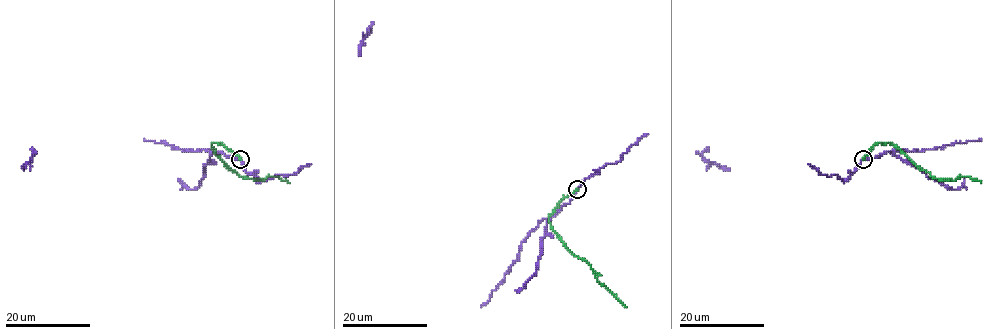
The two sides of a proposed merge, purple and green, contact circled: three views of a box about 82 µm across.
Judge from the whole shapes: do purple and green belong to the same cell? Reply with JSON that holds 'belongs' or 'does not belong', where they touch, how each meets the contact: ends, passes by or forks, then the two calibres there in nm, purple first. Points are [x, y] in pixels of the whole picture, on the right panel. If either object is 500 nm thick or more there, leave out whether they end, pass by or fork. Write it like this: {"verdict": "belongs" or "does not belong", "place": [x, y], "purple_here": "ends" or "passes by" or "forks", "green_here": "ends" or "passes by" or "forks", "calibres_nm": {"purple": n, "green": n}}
{"verdict": "does not belong", "place": [863, 159], "purple_here": "passes by", "green_here": "ends", "calibres_nm": {"purple": 180, "green": 360}}

